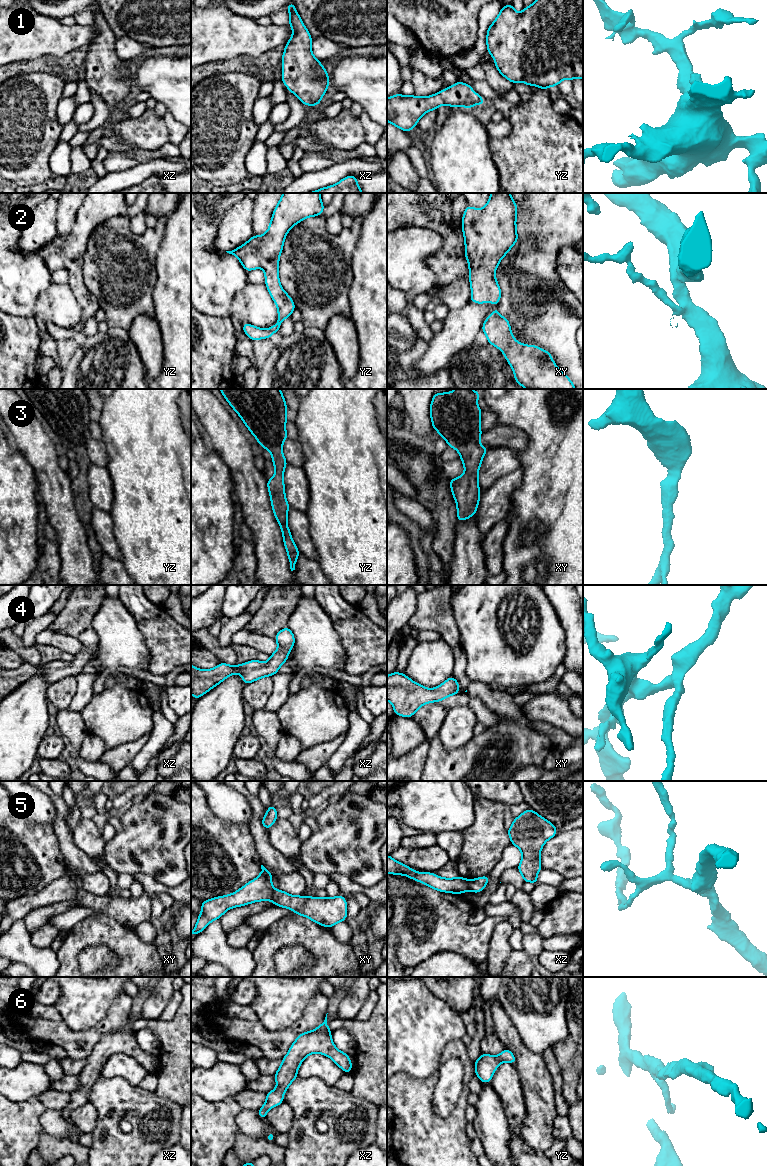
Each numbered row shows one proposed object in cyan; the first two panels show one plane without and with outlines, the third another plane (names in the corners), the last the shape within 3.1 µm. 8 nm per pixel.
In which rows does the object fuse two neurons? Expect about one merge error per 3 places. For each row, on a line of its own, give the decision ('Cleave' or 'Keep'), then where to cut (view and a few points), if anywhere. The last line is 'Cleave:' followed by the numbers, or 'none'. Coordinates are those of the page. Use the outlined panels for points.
1: Keep. No split
2: Keep. No split
3: Keep. No split
4: Keep. No split
5: Cleave. Split along xy (274, 890), (271, 899)
6: Keep. No split
Cleave: 5

